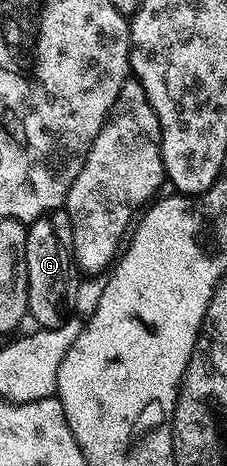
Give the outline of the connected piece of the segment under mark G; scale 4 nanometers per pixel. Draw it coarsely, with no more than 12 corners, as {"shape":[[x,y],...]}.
{"shape":[[71,217],[27,227],[28,314],[38,328],[74,314]]}

